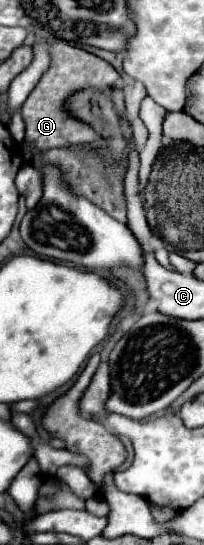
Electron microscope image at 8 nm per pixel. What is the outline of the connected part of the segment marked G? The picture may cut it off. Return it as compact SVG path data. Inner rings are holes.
M64 41L54 43L50 53L52 53L50 69L42 75L40 83L36 85L36 89L30 93L30 97L24 101L24 105L20 109L24 123L26 123L26 139L24 139L28 145L28 149L24 149L24 161L26 163L32 161L34 153L44 151L44 149L74 147L80 143L96 141L98 135L86 123L66 115L64 103L72 93L76 93L82 87L108 89L108 87L116 85L120 79L120 75L116 73L116 69L108 61L104 61L104 59L100 59L100 57L80 49L80 47L72 47Z

